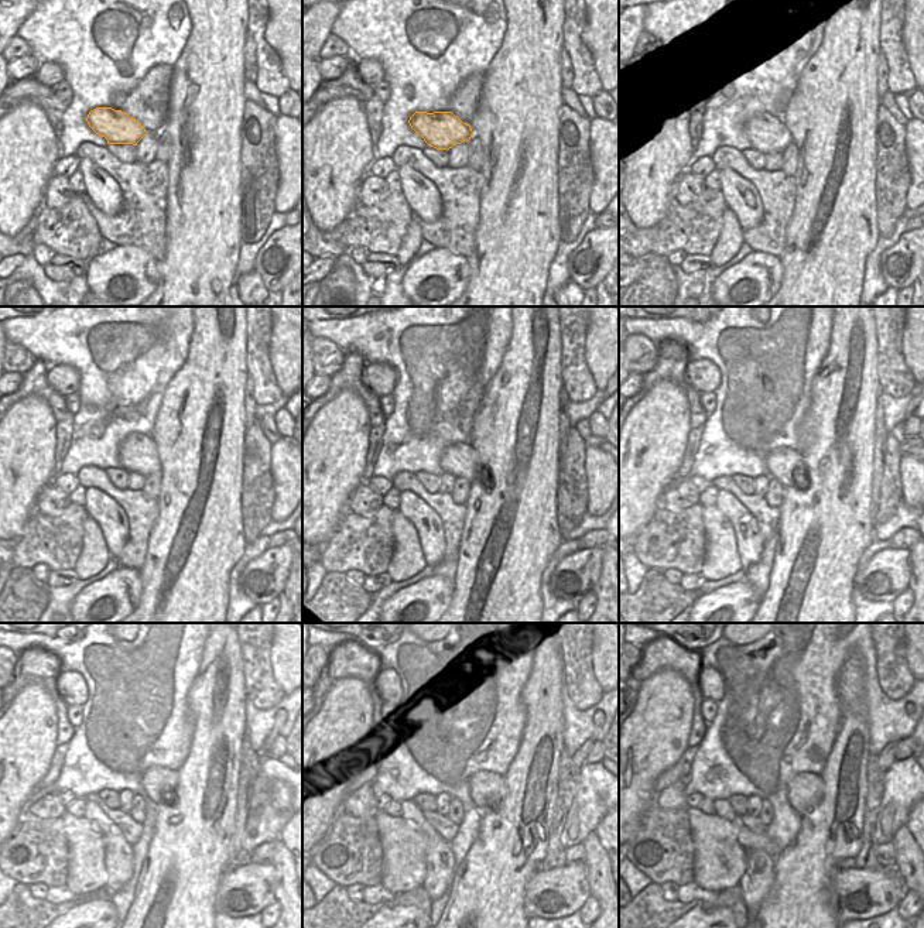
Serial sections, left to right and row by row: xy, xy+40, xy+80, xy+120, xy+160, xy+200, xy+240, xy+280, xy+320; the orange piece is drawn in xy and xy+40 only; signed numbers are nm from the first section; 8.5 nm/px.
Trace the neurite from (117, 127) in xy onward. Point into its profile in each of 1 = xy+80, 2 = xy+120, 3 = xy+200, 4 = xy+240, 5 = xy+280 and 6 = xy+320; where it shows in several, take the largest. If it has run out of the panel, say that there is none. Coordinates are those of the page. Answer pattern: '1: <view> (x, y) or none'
1: xy+80 (766, 133)
2: xy+120 (137, 454)
3: xy+200 (780, 462)
4: xy+240 (156, 780)
5: xy+280 (486, 788)
6: xy+320 (806, 790)

